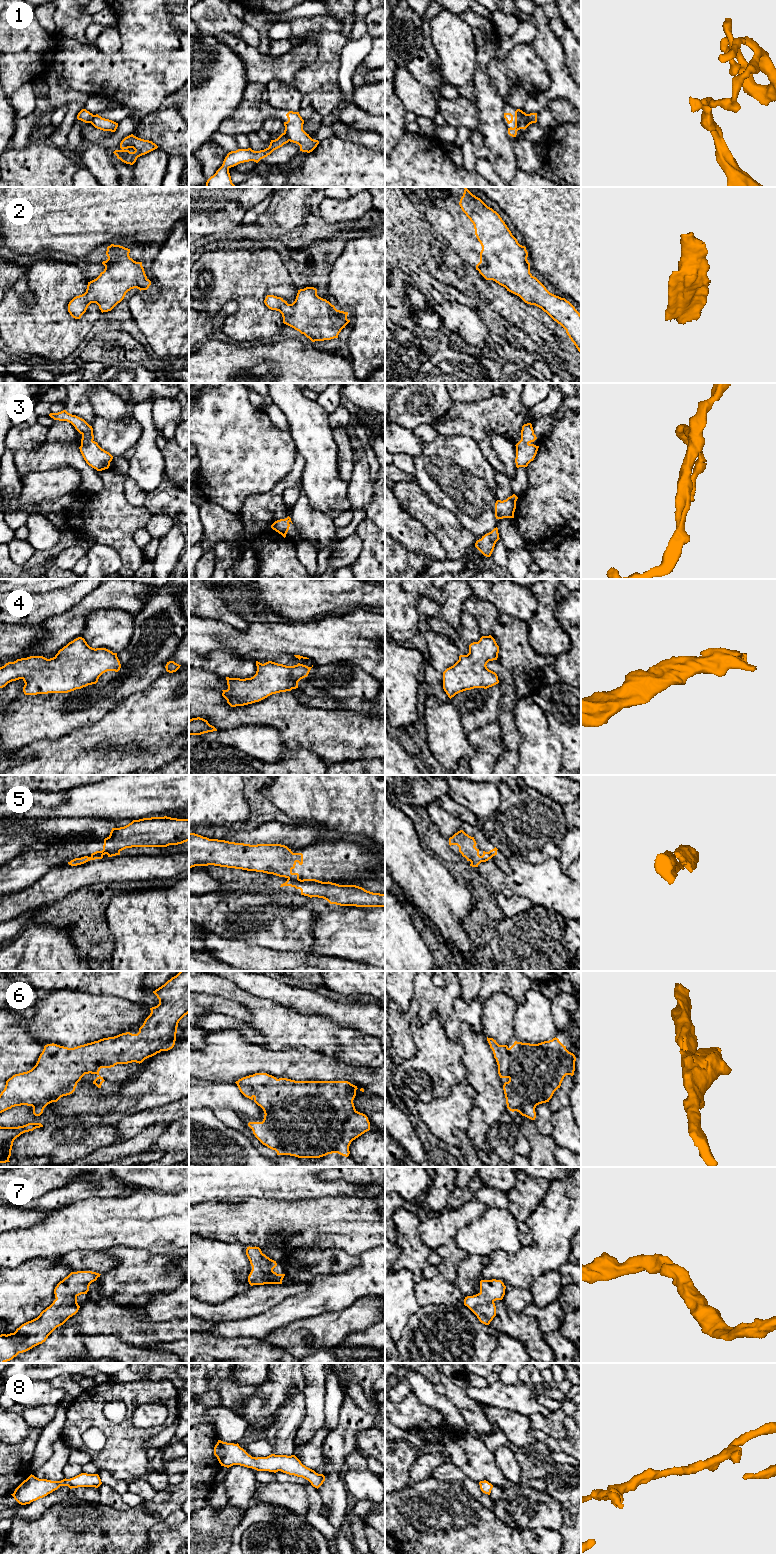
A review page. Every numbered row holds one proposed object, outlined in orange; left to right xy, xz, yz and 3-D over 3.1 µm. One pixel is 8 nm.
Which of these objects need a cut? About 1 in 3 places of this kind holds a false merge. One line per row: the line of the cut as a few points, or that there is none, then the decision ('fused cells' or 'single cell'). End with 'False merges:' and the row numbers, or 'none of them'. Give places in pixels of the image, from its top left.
1: cut in yz along (527, 114), (532, 122); fused cells
2: no cut; single cell
3: no cut; single cell
4: no cut; single cell
5: cut in xy along (102, 854), (91, 856); fused cells
6: no cut; single cell
7: no cut; single cell
8: no cut; single cell
False merges: 1, 5

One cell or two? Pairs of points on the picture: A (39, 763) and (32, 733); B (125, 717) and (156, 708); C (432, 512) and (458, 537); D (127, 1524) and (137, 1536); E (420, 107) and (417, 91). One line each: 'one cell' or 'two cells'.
A: two cells
B: one cell
C: one cell
D: one cell
E: one cell

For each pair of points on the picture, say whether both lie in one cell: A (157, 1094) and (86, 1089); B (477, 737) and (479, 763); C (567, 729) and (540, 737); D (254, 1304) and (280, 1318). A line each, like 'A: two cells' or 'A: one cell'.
A: one cell
B: one cell
C: two cells
D: two cells

